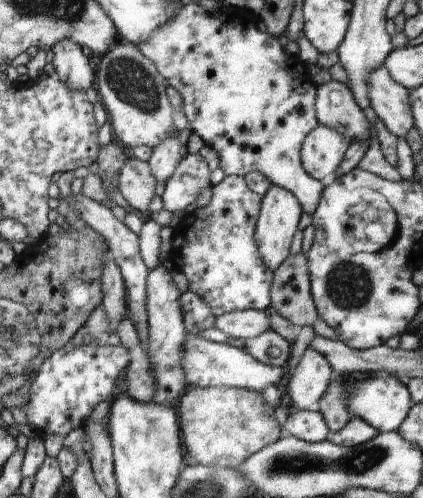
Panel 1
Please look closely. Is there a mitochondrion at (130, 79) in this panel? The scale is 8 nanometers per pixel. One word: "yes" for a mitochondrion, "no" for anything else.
yes

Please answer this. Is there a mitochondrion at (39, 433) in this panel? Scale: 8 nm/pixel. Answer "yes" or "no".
no

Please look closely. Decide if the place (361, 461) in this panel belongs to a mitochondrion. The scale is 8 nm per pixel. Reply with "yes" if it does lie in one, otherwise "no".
yes

